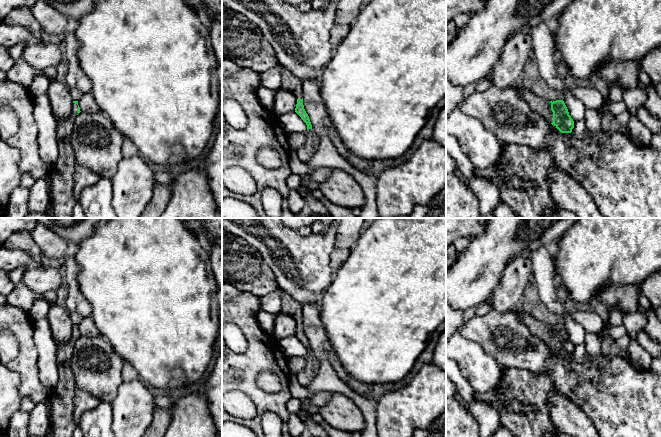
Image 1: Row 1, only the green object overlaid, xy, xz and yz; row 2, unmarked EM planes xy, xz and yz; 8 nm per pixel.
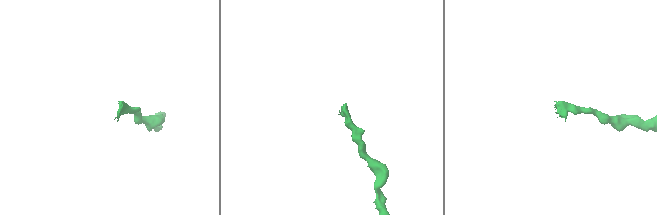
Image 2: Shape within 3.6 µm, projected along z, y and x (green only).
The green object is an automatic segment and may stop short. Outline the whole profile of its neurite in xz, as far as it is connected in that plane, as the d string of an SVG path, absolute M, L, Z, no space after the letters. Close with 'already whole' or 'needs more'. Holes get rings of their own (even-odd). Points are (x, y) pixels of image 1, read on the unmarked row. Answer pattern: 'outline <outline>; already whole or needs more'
outline M283 292L281 300L281 312L286 315L290 315L297 323L295 336L306 347L307 354L312 353L312 349L308 338L306 337L303 329L303 306L299 302L295 301L292 296Z; needs more

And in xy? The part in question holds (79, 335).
outline M73 325L70 340L57 347L59 379L56 387L50 391L52 437L72 437L77 426L73 417L73 400L77 387L71 370L71 358L74 344L80 336L78 325Z; needs more

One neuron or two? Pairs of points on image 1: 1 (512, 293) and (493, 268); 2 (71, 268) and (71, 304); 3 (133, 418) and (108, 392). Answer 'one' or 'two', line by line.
1: two
2: one
3: two

